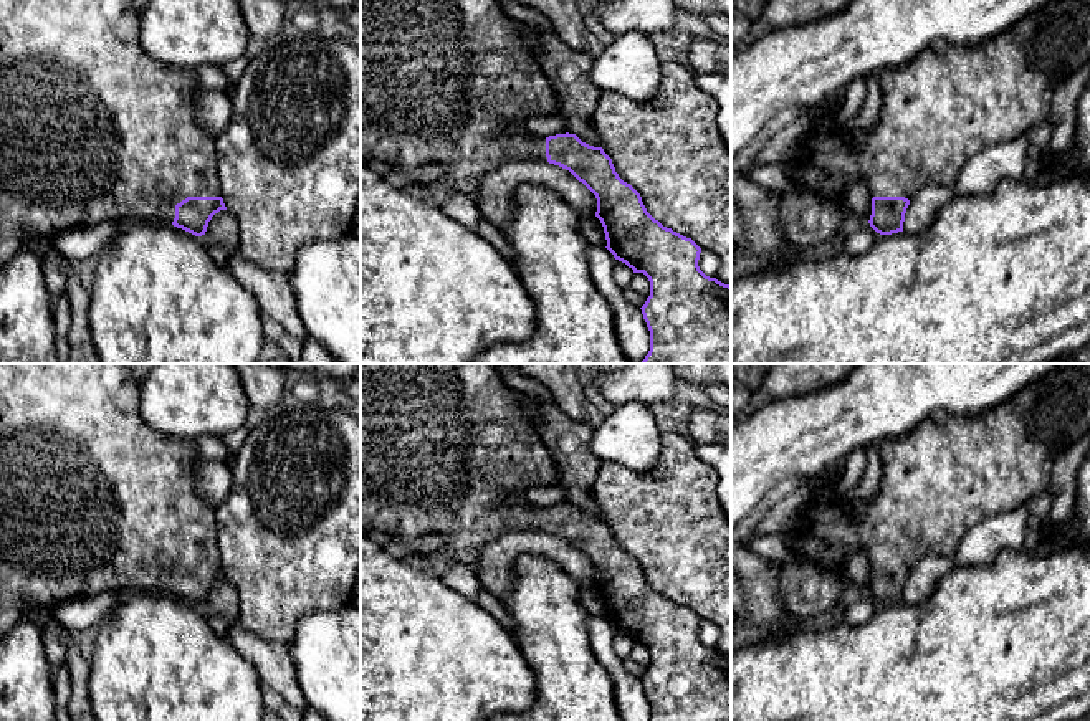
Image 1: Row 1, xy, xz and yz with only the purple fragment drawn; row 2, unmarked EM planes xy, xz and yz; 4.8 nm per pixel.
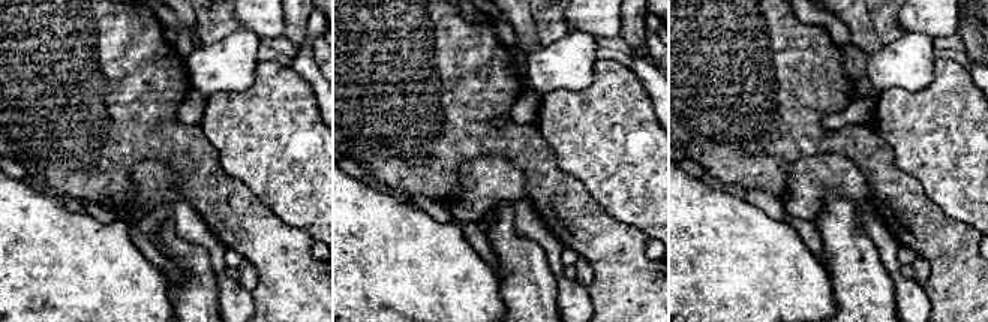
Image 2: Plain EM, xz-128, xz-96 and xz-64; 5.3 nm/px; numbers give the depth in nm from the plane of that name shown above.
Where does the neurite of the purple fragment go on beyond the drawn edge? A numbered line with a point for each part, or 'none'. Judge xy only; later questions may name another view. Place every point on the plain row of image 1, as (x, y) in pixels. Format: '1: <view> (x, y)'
1: xy (93, 500)

